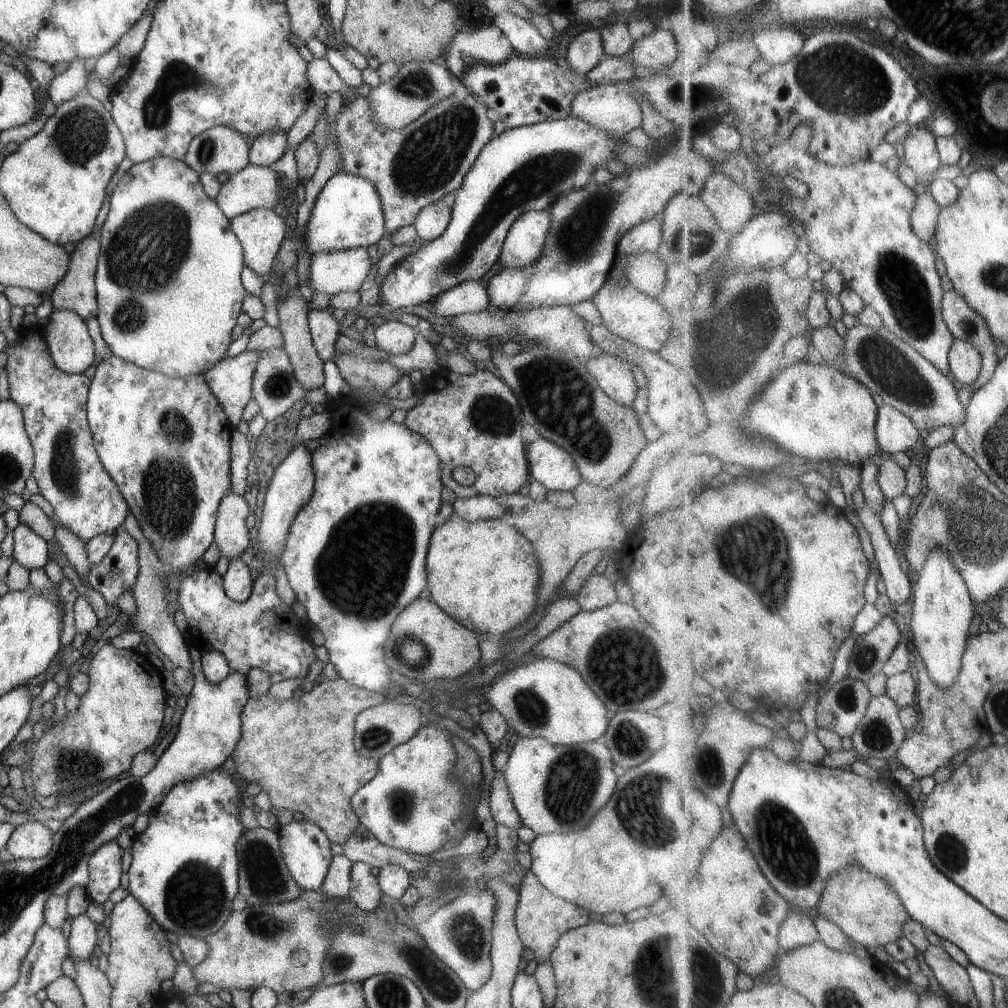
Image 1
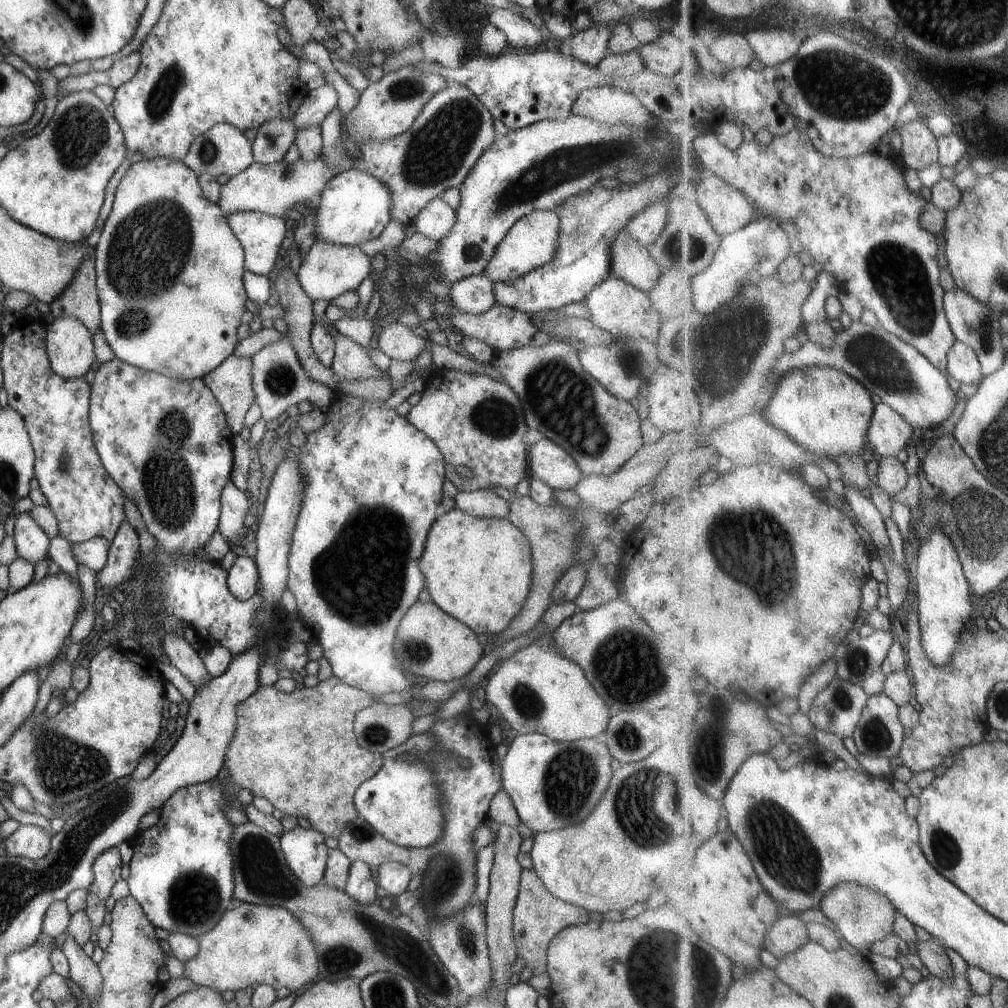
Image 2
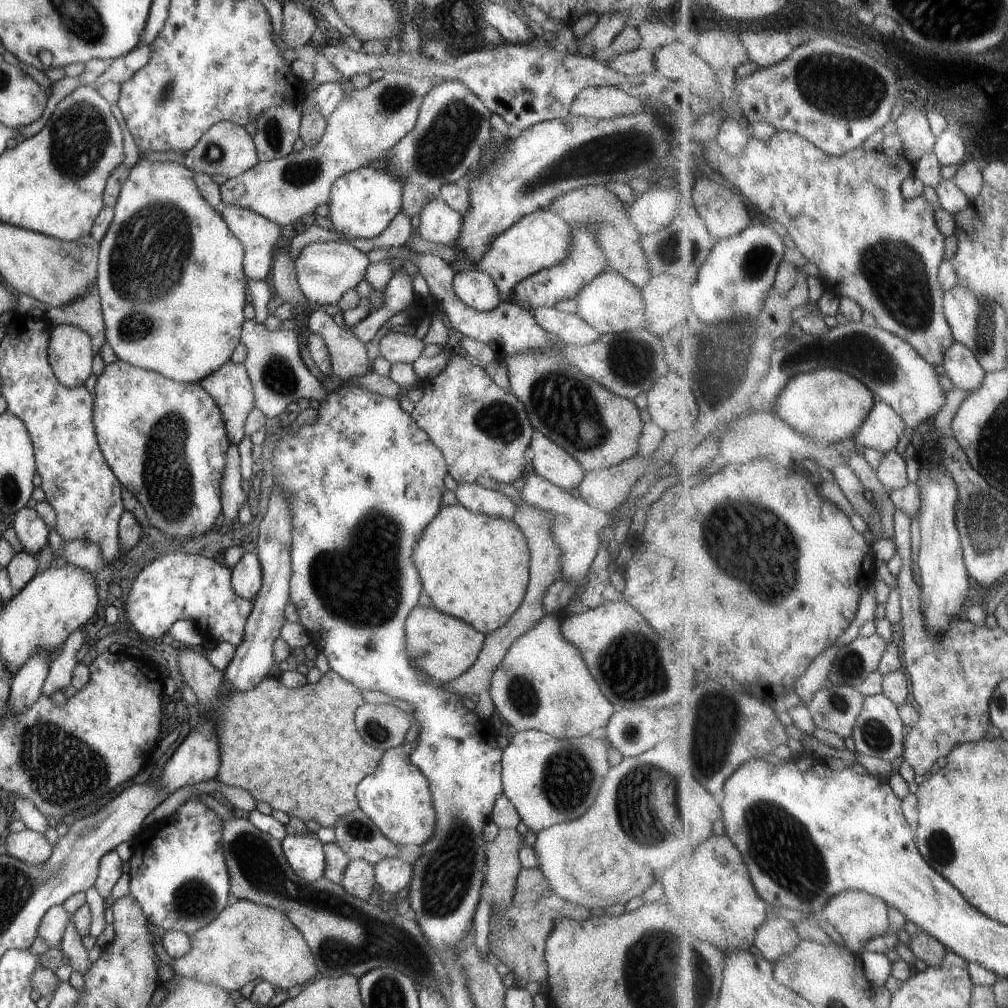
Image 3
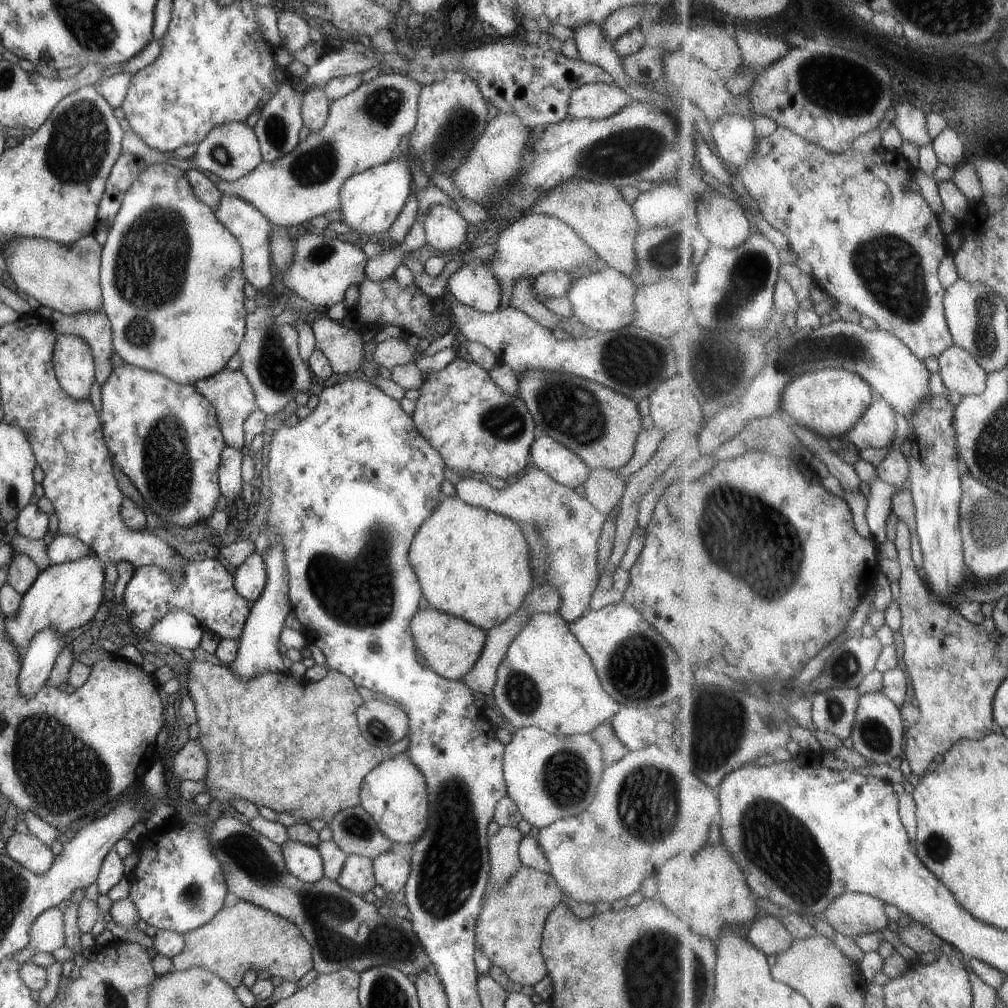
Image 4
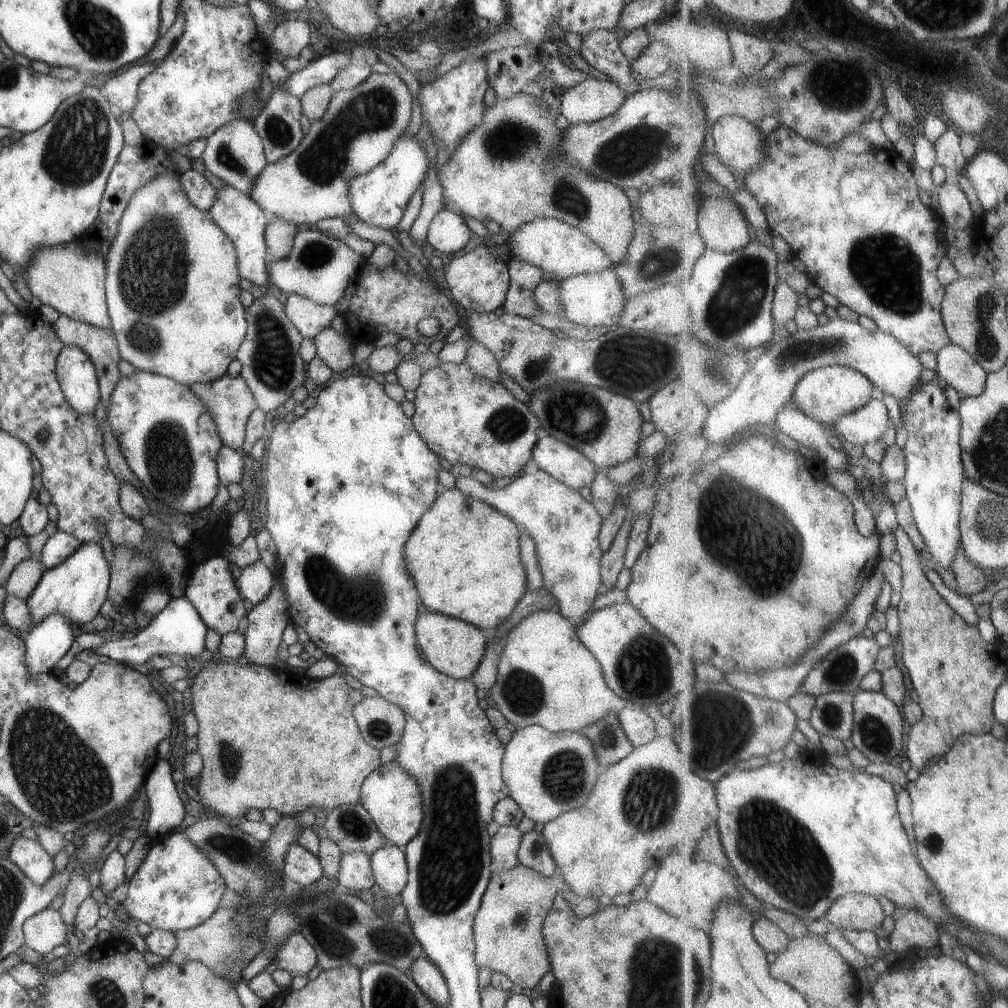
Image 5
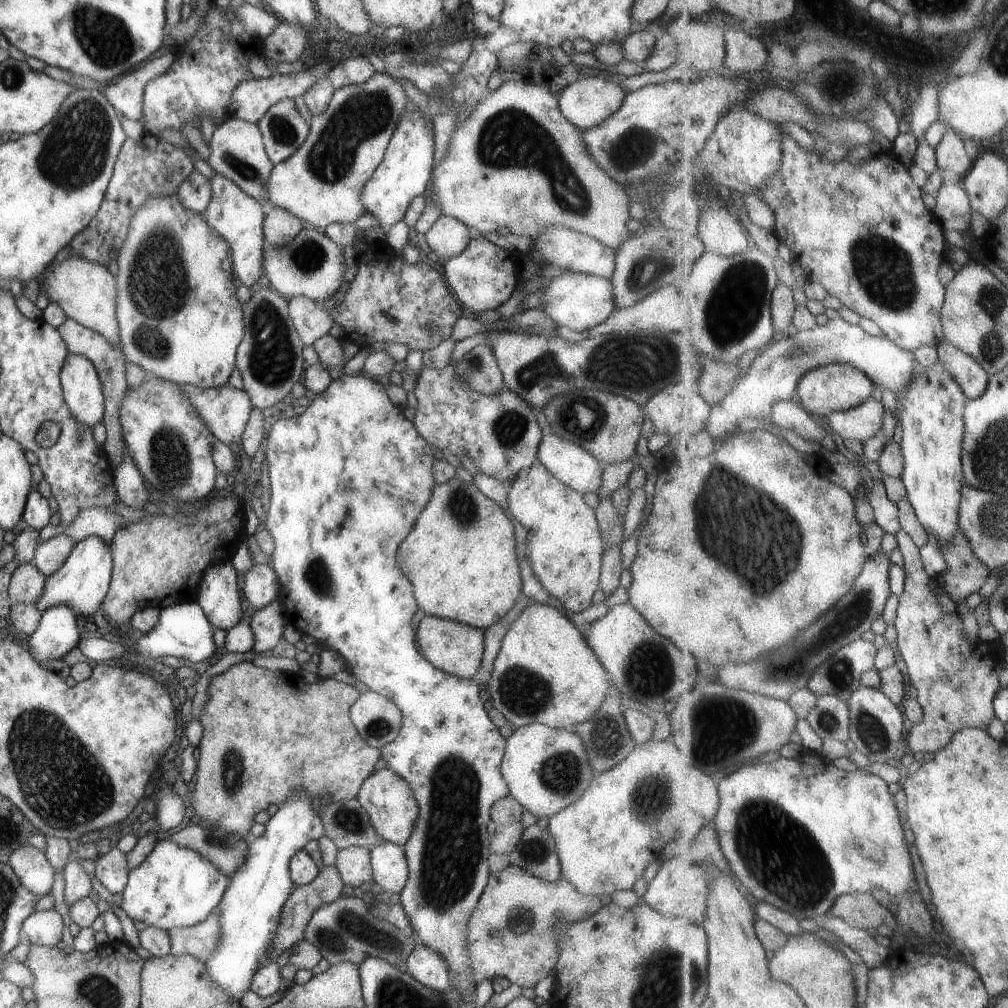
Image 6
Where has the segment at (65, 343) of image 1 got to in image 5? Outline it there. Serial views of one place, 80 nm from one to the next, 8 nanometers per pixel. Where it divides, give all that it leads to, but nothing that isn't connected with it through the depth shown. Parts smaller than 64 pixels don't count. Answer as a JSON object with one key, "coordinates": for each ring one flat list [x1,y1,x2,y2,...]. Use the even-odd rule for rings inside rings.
{"coordinates":[[63,345,57,353,54,371,67,404,80,415,91,413,99,416,100,411,97,412,97,408,94,409,95,404,100,400,98,382,93,363,88,359,87,354,79,347]]}

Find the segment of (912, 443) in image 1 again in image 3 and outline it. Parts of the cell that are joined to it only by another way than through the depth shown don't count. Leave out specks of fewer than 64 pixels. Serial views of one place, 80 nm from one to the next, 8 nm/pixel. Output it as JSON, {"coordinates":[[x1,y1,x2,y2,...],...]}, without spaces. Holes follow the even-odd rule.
{"coordinates":[[882,399,877,400,856,442,884,455,897,450,903,438,904,420]]}

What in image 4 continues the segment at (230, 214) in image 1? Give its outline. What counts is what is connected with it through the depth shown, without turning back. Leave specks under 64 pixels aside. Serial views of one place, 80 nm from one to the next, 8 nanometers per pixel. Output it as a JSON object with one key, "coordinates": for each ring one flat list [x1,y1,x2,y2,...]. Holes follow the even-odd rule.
{"coordinates":[[395,72,375,75,371,80,359,83,355,90,328,104,325,124,319,130,309,133,293,150,272,161,262,160,251,172,237,177,234,181,217,180,214,182,217,190,222,196,234,196,247,201,275,227,287,228,304,224,324,212,338,211,338,190,343,180,373,165,389,161,396,155,401,137,413,130,418,94,422,86,414,79]]}

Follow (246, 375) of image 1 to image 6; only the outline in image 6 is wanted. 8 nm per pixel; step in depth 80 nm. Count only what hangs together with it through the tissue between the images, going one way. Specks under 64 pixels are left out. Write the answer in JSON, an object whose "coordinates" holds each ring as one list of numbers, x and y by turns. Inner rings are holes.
{"coordinates":[[229,382,218,387,209,387,208,389,188,384,177,386,190,400,191,406,195,408,201,420,210,428,211,434,217,441,226,445,240,444,242,432,253,407,249,395,244,389,233,388]]}

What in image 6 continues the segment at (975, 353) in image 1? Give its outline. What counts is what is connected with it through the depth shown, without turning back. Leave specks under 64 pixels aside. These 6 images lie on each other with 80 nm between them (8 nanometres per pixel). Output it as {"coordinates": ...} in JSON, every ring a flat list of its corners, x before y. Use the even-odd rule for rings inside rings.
{"coordinates":[[944,342,937,348,937,360,962,388,968,399,978,399,989,386,989,374,977,361,960,348]]}

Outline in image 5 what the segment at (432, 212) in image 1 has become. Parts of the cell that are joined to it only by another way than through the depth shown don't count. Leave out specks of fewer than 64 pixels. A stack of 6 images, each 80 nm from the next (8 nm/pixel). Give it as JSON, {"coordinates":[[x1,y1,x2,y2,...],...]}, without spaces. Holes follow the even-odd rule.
{"coordinates":[[443,207,429,221,426,242,443,254,453,254,469,242,471,231,462,216]]}

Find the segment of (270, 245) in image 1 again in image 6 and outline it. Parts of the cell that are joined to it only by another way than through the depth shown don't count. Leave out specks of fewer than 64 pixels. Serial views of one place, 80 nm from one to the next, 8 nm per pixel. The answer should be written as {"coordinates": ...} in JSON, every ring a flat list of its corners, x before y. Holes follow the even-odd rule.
{"coordinates":[[219,173,210,178,211,198,203,212,205,222,221,235,229,245,232,256,232,273,248,289,259,285,262,280,264,236,262,222,265,208,254,198,247,196,236,184]]}

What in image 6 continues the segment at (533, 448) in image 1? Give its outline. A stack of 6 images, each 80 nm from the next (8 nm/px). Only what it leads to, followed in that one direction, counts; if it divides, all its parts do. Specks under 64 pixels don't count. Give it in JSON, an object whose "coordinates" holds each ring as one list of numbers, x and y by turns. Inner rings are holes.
{"coordinates":[[542,436,536,448,537,463,543,465,561,484,578,493,597,493,602,463,580,446,559,436]]}

